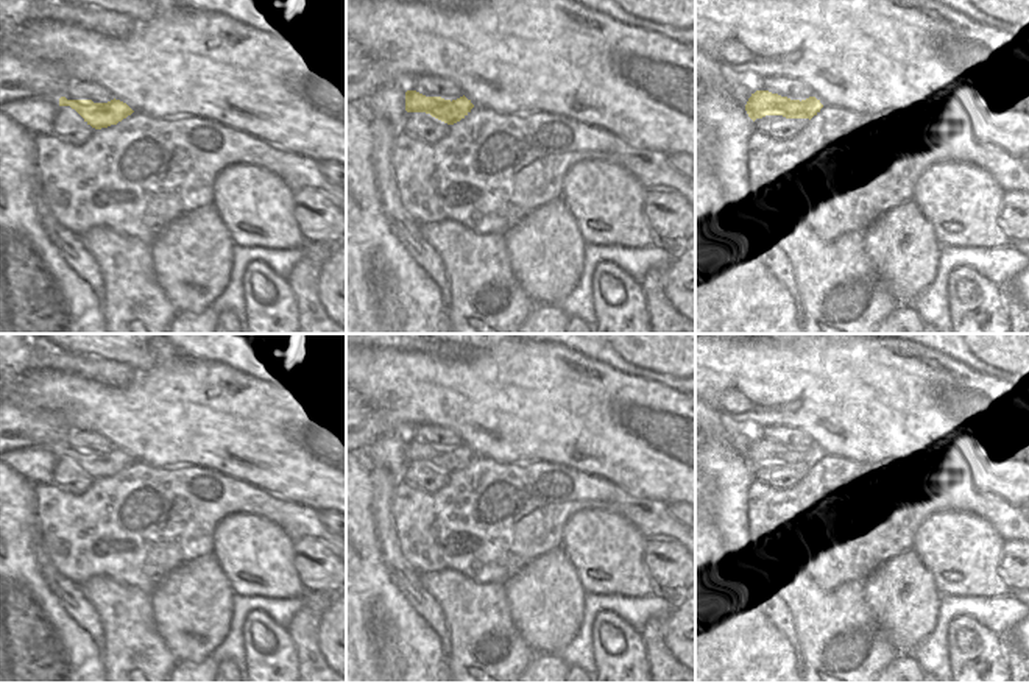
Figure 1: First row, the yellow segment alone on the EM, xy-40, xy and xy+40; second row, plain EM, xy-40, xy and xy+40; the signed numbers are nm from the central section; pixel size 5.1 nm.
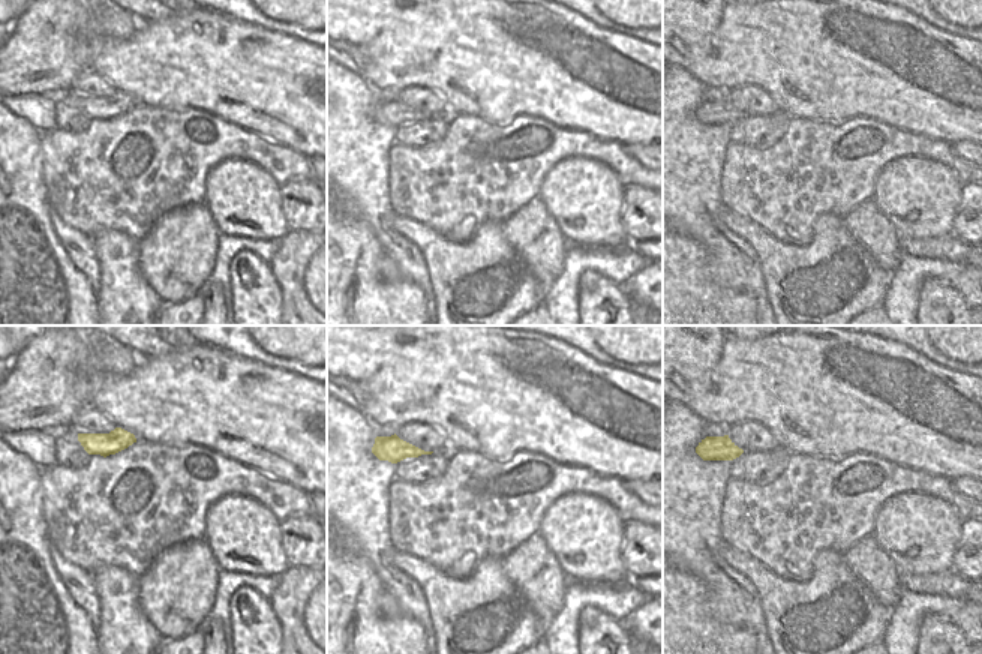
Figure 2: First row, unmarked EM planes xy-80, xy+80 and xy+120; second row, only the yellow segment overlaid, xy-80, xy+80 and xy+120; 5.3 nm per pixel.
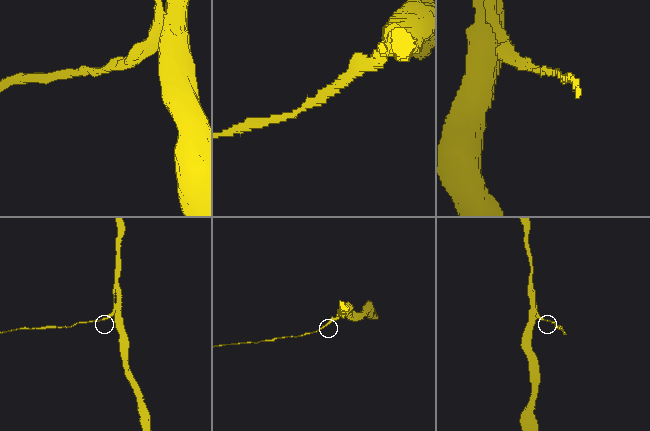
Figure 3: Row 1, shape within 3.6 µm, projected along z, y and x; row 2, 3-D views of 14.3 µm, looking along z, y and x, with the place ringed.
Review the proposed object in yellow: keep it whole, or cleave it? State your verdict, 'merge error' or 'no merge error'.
no merge error

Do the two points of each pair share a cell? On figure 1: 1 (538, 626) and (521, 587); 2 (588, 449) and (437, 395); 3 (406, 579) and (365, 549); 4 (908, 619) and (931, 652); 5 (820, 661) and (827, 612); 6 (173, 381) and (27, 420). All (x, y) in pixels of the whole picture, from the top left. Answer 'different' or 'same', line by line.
1: same
2: same
3: different
4: different
5: same
6: different

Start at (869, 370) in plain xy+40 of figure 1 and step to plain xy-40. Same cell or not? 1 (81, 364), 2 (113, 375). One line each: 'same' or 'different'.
1: different
2: different

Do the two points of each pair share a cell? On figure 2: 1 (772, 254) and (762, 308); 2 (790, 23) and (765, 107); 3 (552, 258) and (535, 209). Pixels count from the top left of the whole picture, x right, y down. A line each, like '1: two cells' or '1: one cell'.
1: two cells
2: two cells
3: one cell

